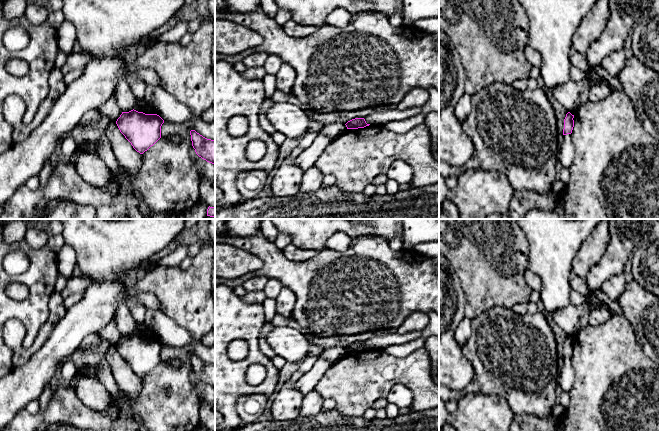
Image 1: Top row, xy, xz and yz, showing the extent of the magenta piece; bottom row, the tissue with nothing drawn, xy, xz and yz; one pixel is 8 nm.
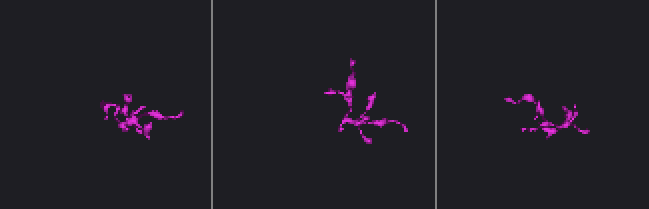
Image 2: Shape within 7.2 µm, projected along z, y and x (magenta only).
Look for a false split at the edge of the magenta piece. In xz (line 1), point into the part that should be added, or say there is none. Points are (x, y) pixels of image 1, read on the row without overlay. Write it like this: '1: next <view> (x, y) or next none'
1: next none

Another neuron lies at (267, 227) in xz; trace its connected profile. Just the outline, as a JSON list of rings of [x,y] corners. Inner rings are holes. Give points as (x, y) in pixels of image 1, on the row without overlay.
[[[262,219],[260,230],[268,240],[273,242],[276,239],[279,232],[273,224],[272,219]]]

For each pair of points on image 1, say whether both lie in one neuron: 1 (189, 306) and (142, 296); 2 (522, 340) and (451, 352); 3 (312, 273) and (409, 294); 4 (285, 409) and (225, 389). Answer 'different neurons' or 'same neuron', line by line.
1: different neurons
2: different neurons
3: same neuron
4: different neurons

